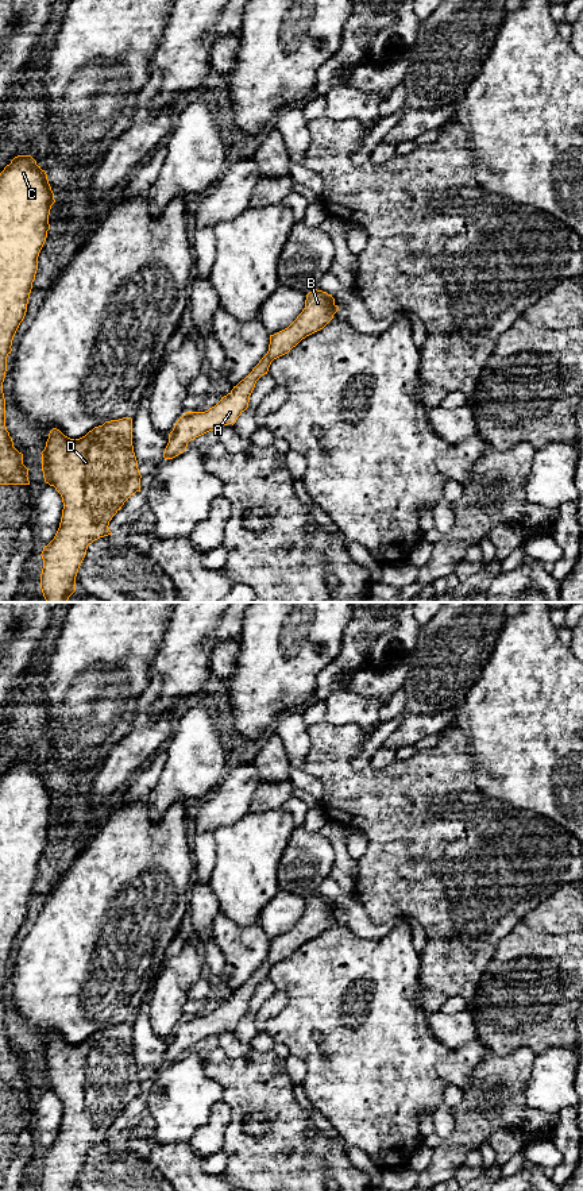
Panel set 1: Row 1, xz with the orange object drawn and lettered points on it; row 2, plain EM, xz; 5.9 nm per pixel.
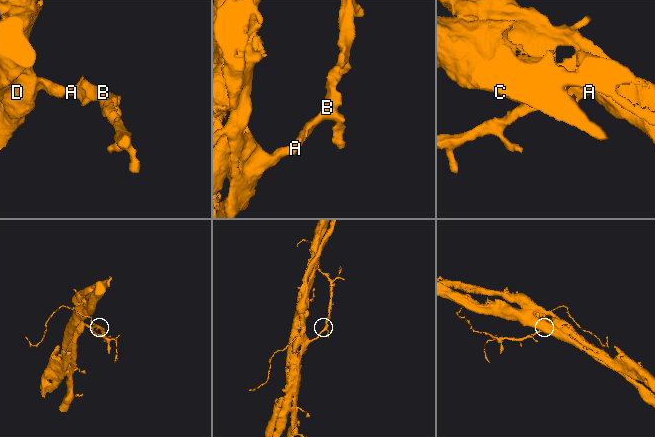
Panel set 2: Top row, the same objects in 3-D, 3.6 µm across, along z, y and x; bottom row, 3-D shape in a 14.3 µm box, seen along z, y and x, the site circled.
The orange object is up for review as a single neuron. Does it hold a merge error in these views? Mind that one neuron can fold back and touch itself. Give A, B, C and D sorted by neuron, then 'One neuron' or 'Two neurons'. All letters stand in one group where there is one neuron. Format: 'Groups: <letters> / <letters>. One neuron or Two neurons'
Groups: A B C D. One neuron

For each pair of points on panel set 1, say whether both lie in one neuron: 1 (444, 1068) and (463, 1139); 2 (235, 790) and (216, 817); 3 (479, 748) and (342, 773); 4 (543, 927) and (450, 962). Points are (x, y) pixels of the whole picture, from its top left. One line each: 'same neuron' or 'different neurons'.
1: different neurons
2: same neuron
3: different neurons
4: different neurons

